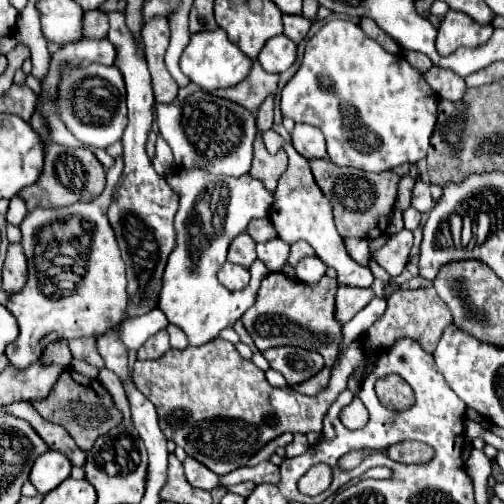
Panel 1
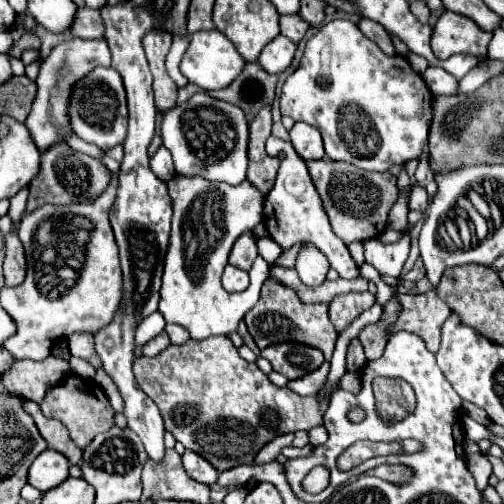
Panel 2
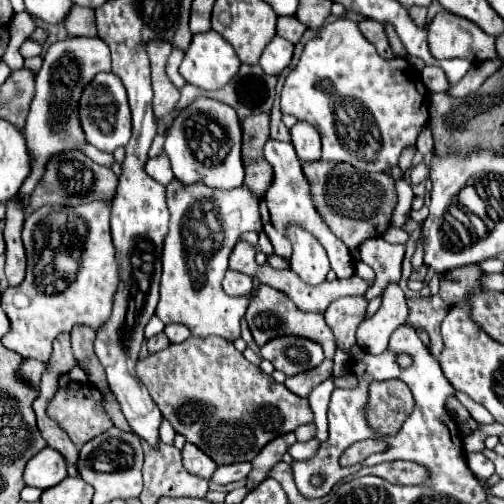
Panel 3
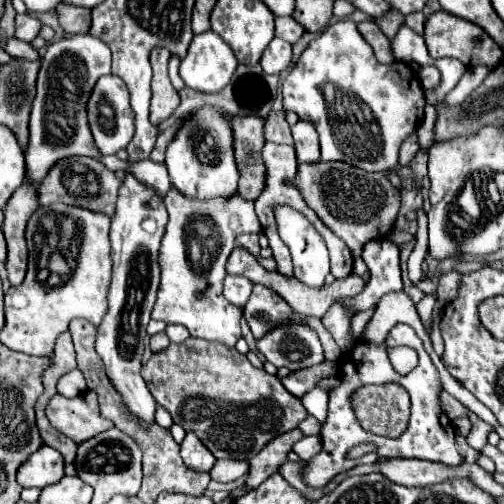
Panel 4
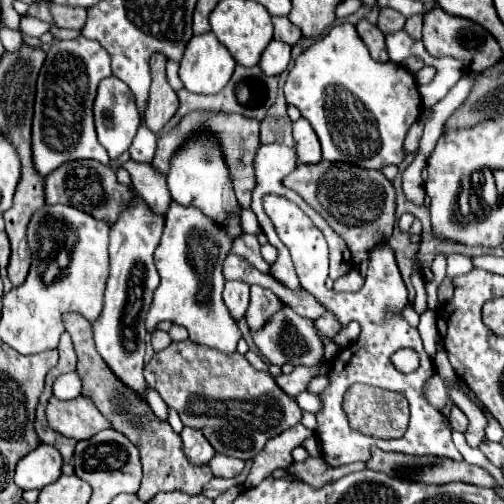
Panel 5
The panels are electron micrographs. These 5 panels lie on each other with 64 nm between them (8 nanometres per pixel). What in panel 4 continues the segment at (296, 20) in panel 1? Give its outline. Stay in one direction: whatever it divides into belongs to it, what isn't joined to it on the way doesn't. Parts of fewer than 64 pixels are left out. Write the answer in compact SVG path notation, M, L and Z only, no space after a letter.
M292 16L276 18L276 36L278 36L278 38L294 44L302 34L304 34L304 28L302 28Z

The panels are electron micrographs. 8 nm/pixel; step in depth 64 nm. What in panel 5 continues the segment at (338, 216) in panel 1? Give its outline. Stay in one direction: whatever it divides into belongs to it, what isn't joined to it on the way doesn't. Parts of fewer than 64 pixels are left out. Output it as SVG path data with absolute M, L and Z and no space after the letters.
M322 160L318 164L298 164L296 170L284 178L284 184L298 192L330 224L330 228L344 238L356 264L368 258L372 246L382 244L392 236L396 220L396 190L378 170Z

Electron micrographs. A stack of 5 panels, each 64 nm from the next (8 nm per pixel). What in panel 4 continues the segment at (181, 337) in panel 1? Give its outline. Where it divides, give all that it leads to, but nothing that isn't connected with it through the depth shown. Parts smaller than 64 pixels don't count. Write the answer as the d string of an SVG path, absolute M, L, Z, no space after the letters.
M166 326L166 334L170 342L184 342L190 336L184 326Z

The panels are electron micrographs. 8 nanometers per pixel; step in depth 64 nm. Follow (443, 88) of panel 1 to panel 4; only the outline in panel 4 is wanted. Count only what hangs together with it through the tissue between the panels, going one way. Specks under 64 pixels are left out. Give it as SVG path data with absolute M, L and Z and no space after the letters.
M436 66L420 68L420 80L426 90L434 90L440 84L440 70Z

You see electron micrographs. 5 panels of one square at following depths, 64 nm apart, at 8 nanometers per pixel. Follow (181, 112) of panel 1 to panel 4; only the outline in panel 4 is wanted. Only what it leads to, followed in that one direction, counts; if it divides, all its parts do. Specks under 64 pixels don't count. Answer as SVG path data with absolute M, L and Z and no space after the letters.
M202 106L196 108L178 128L176 136L166 150L166 166L174 188L186 196L230 196L238 188L240 172L234 160L234 134L228 116L222 108Z

